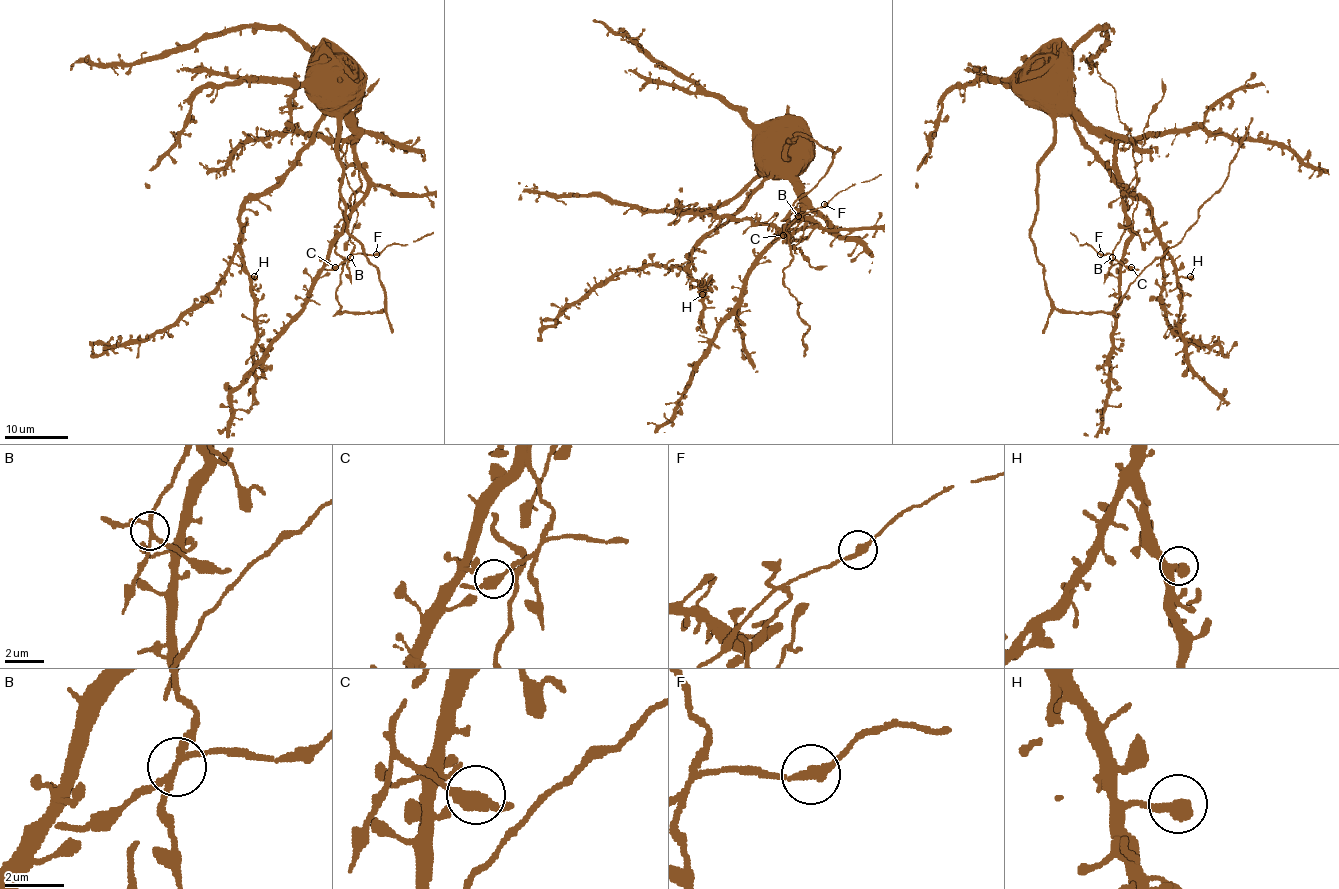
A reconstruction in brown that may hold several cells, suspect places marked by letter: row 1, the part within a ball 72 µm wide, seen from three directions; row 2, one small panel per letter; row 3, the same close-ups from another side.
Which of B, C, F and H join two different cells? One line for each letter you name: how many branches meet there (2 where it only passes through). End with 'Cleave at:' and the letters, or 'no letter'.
B: Branches: 4
H: Branches: 1
Cleave at: B, H

